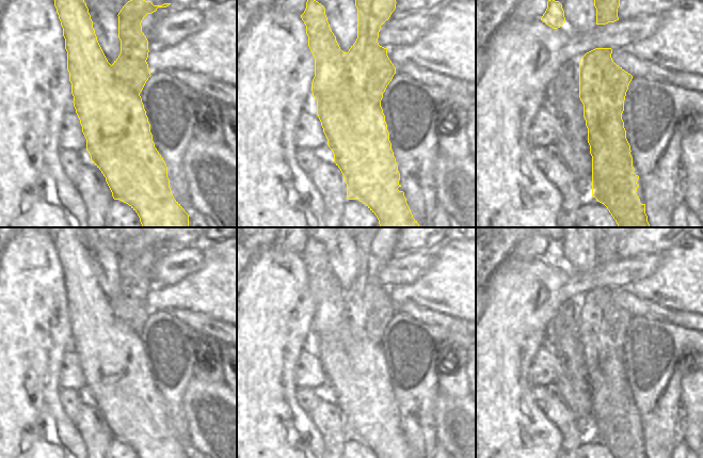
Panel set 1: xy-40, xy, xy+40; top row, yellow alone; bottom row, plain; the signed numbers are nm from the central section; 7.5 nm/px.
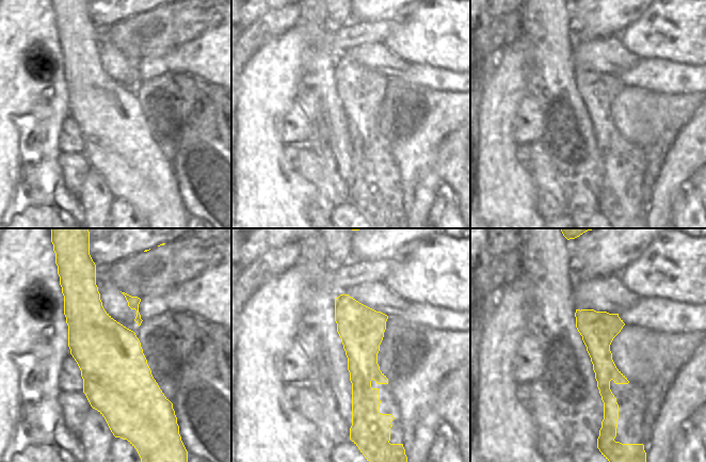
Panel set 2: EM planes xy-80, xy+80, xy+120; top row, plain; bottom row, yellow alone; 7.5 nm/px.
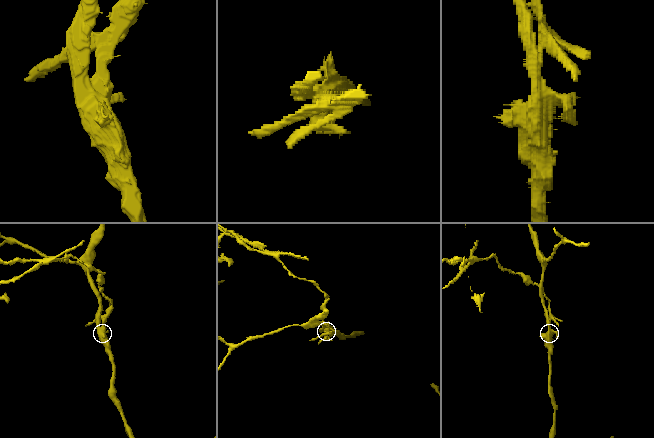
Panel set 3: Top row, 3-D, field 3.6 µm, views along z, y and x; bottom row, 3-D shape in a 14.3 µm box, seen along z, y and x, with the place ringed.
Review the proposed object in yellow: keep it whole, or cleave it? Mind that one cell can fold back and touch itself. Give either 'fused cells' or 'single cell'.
fused cells

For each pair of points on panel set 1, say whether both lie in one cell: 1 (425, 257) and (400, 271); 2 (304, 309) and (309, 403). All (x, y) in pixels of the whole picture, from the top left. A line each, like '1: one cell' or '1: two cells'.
1: one cell
2: two cells

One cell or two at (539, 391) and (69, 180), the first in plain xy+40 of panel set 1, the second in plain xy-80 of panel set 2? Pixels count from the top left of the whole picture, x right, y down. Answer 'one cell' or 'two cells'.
one cell

